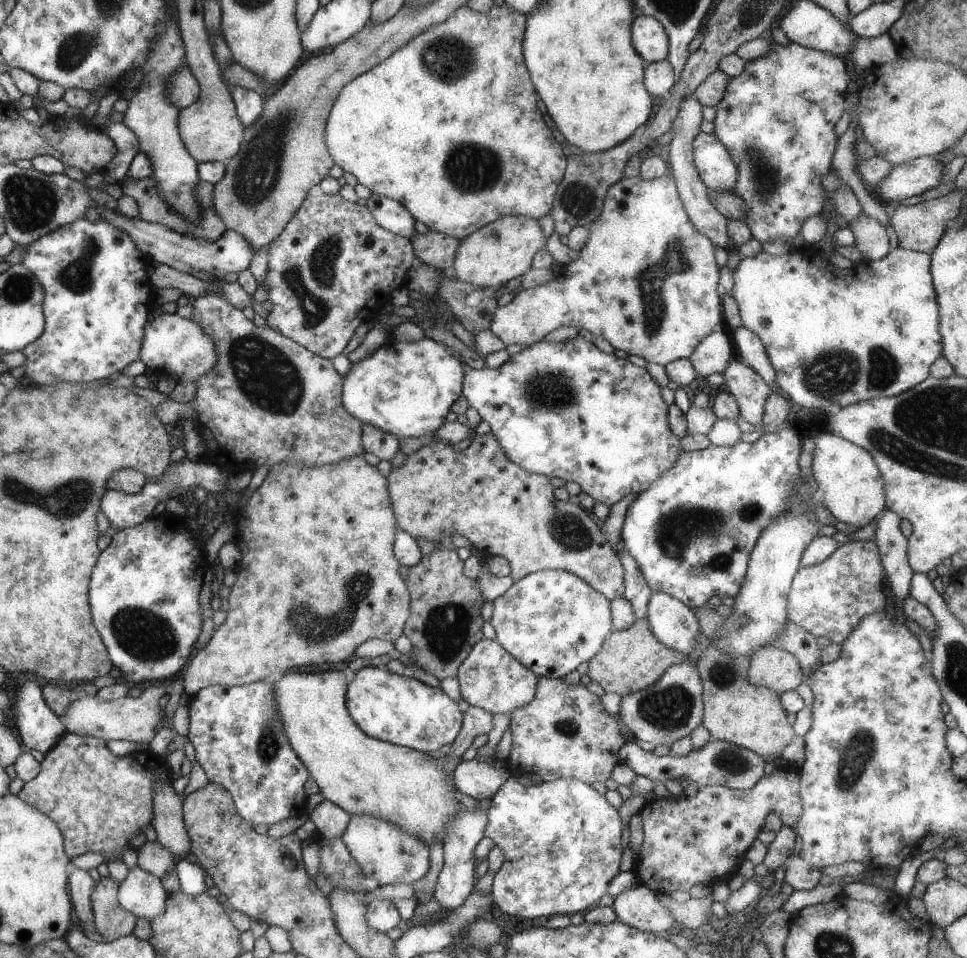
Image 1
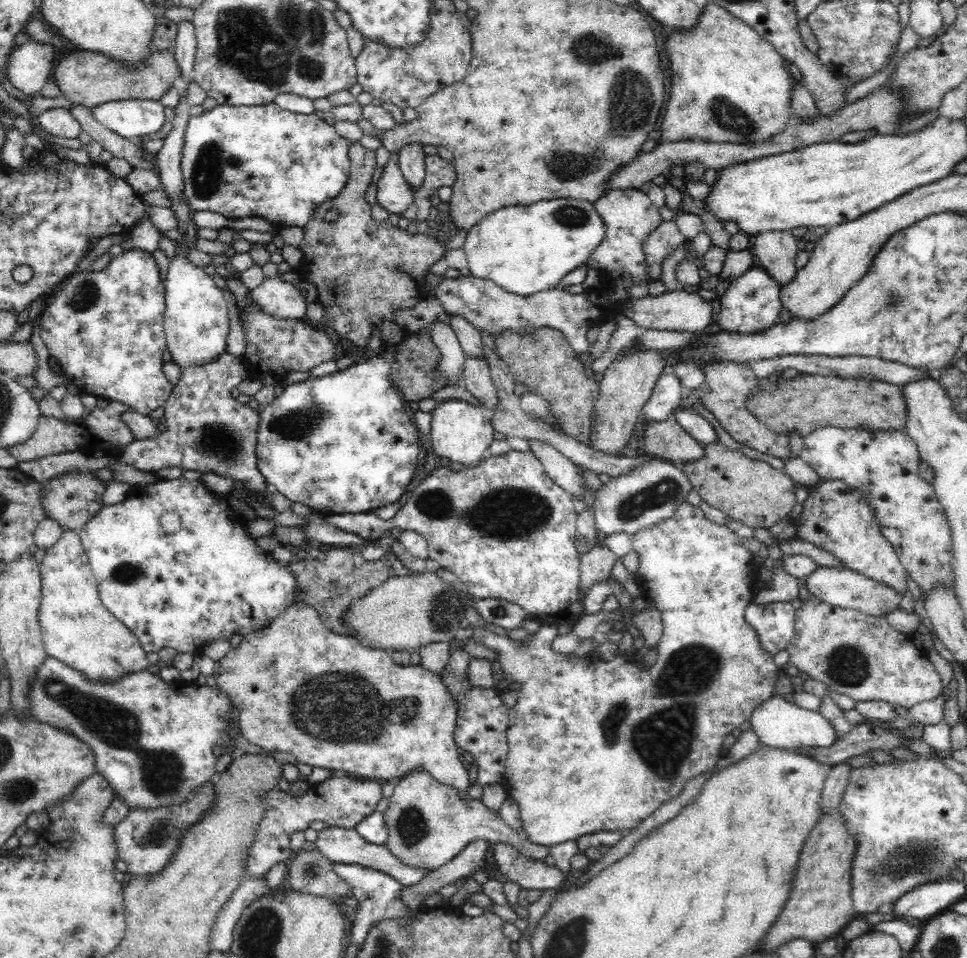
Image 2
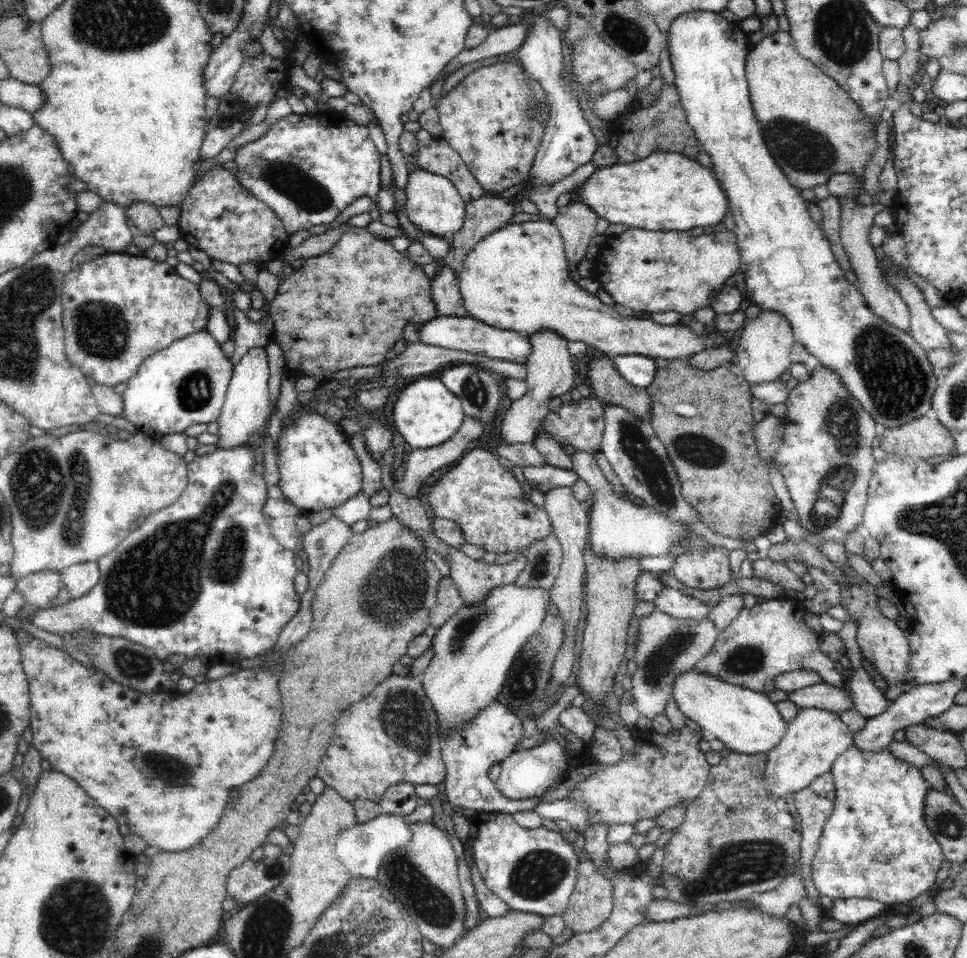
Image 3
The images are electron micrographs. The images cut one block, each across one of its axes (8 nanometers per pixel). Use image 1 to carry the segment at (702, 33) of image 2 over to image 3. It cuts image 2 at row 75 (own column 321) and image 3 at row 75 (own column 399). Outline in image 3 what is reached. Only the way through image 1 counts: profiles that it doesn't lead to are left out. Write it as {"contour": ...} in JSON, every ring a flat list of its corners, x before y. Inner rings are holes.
{"contour":[[788,32,754,38,754,46,746,62,750,100,764,134,764,142,768,142,768,150,792,186,800,188,802,192,806,188,814,190,814,186,826,184,836,174,864,174,872,154,878,150,878,124,874,124,870,116,854,100,850,100,850,96,844,92,844,88,840,88,836,80,830,80,830,76,800,56]]}

